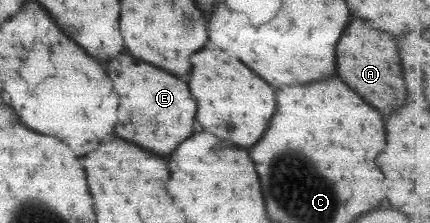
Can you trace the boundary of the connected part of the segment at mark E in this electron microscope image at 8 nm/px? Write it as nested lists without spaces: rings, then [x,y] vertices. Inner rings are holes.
[[[119,55],[115,61],[107,63],[107,75],[109,79],[113,77],[113,91],[119,95],[119,121],[115,125],[117,137],[155,155],[169,155],[193,133],[197,107],[183,81],[127,55]],[[149,123],[153,123],[153,133],[151,127],[147,127]]]

